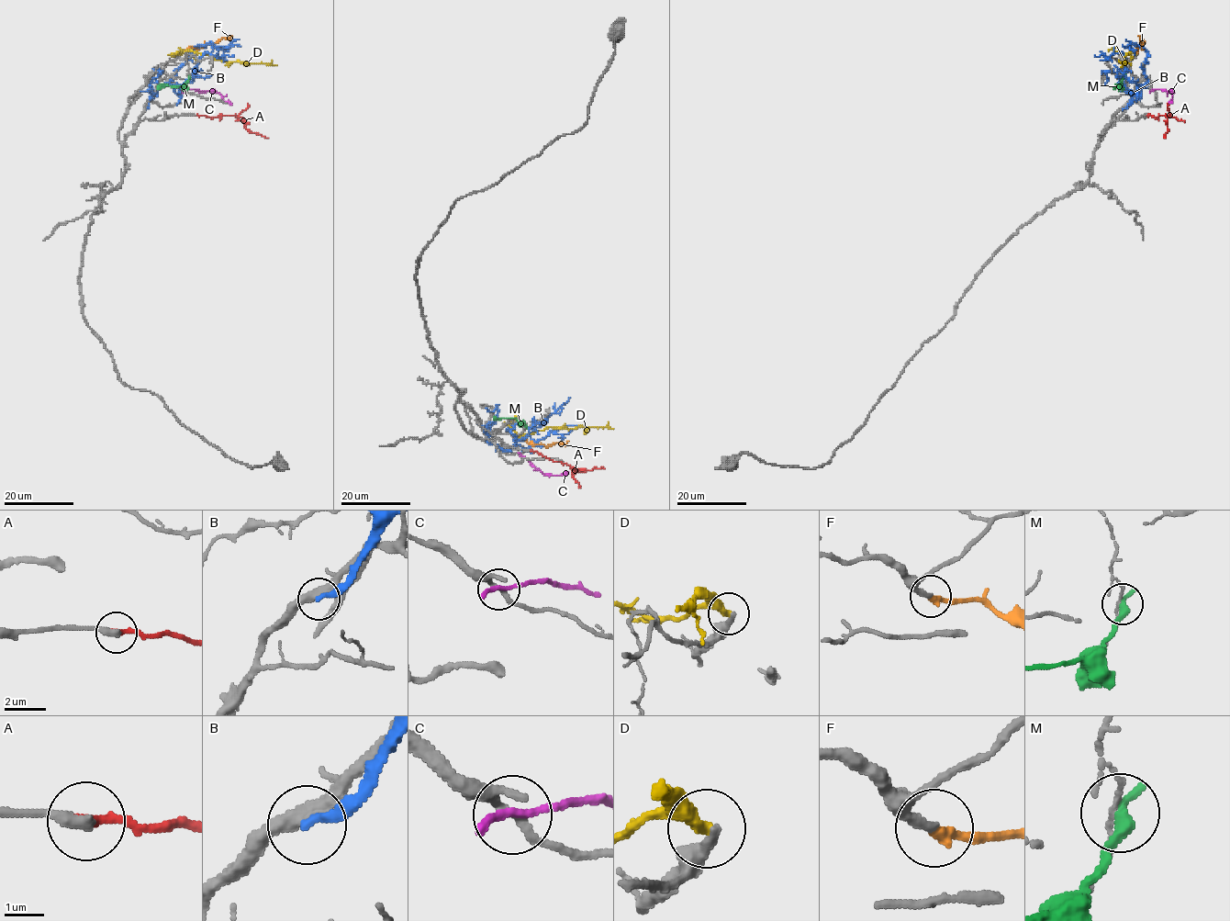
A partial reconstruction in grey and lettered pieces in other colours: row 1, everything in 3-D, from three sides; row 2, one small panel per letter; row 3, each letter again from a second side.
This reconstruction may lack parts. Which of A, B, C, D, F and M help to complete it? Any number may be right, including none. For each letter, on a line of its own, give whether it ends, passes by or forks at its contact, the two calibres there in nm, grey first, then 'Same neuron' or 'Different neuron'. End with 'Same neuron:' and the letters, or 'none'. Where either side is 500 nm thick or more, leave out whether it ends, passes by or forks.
A: It ends there. Thickness 340 nm (grey) against 240 nm. Same neuron
B: It ends there. Thickness 380 nm (grey) against 260 nm. Different neuron
C: It passes by. Thickness 180 nm (grey) against 180 nm. Different neuron
D: It passes by. Thickness 280 nm (grey) against 320 nm. Different neuron
F: It ends there. Thickness 260 nm (grey) against 320 nm. Same neuron
M: It ends there. Thickness 100 nm (grey) against 400 nm. Different neuron
Same neuron: A, F

